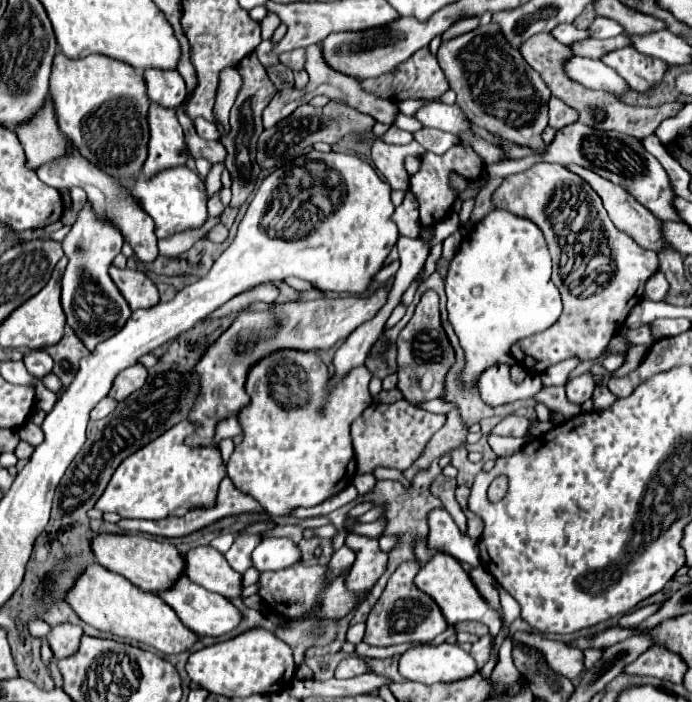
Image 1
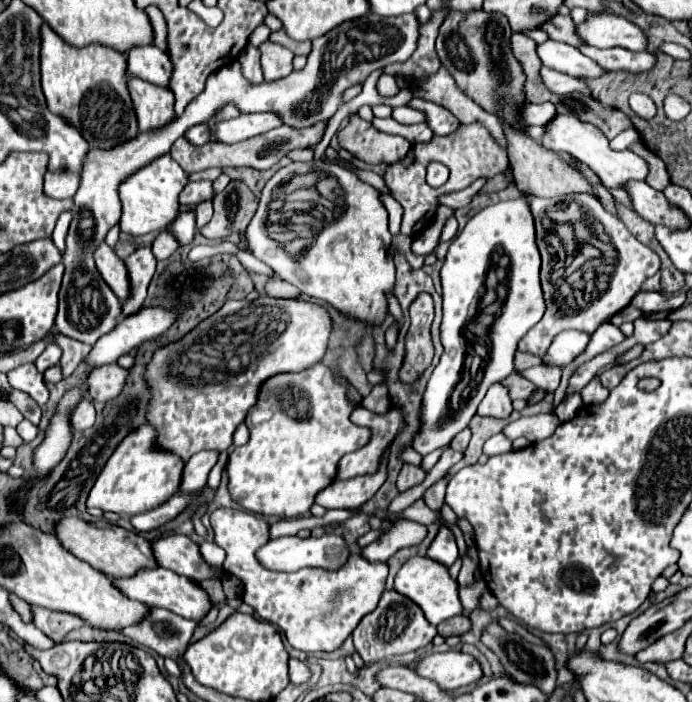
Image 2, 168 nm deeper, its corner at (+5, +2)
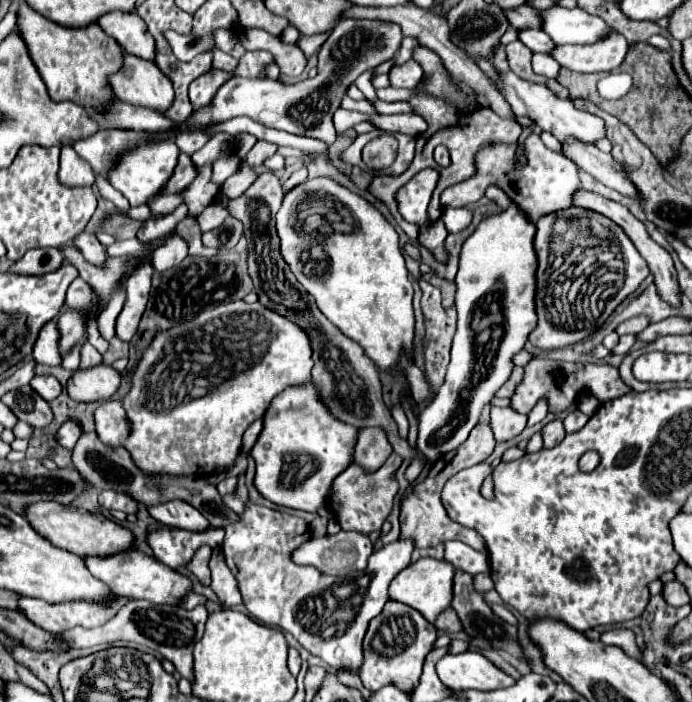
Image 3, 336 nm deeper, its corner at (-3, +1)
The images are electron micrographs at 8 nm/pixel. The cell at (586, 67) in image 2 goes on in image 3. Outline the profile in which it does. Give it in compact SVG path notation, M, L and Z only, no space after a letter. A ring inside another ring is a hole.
M520 29L518 41L522 41L532 53L550 53L554 49L554 43L550 41L550 37L544 35L544 31L540 29Z

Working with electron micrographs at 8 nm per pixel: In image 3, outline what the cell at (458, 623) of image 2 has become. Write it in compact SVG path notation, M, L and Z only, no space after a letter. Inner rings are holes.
M452 607L444 609L444 611L436 617L434 627L440 629L440 631L446 631L446 633L460 633L460 631L462 631L462 623L460 623L460 619L458 619L458 615L456 615L456 611L454 611Z

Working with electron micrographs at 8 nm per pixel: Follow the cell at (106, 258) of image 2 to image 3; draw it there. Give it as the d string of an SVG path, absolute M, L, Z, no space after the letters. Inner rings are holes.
M78 233L74 239L72 239L72 245L84 255L86 261L90 261L92 265L100 265L106 261L106 253L104 253L104 245L96 239L94 233Z

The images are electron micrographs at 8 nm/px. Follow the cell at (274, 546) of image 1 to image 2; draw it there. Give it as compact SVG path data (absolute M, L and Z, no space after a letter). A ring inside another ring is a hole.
M324 534L320 538L298 538L298 536L282 536L276 540L268 540L262 548L258 548L256 558L268 568L268 570L282 570L282 572L296 572L300 568L312 566L312 568L340 568L348 558L348 548L344 538L334 534Z

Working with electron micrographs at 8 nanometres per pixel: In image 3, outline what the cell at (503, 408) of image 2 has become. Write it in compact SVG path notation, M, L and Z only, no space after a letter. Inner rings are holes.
M492 407L492 431L496 441L510 441L526 427L526 415L516 413L510 407Z

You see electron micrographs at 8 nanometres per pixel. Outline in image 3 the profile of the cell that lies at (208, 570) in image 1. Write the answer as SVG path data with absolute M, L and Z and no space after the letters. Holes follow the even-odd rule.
M215 528L207 532L154 529L146 535L146 541L160 563L172 569L180 569L192 559L194 551L201 545L208 545L212 549L222 546L224 536L223 528Z

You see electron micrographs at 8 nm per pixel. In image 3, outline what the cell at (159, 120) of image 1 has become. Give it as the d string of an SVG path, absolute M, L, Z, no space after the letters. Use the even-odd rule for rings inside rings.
M124 53L124 65L108 79L108 85L120 101L152 107L160 113L174 101L172 81L154 63L128 53Z

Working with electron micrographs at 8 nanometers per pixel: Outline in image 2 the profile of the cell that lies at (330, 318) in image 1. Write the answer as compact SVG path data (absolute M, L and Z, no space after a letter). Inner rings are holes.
M270 298L258 300L228 300L214 316L198 324L182 340L156 350L148 364L146 378L152 384L152 402L148 408L148 422L158 430L158 446L190 460L200 450L228 450L232 434L244 422L248 408L256 404L260 384L280 372L300 372L322 360L332 332L332 318L328 310L316 302L300 298Z

